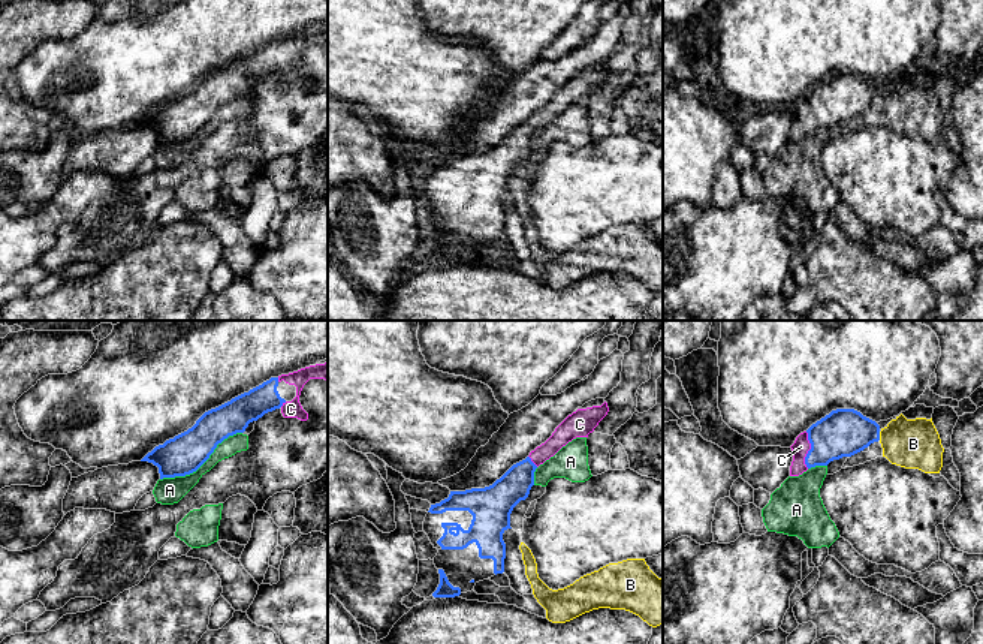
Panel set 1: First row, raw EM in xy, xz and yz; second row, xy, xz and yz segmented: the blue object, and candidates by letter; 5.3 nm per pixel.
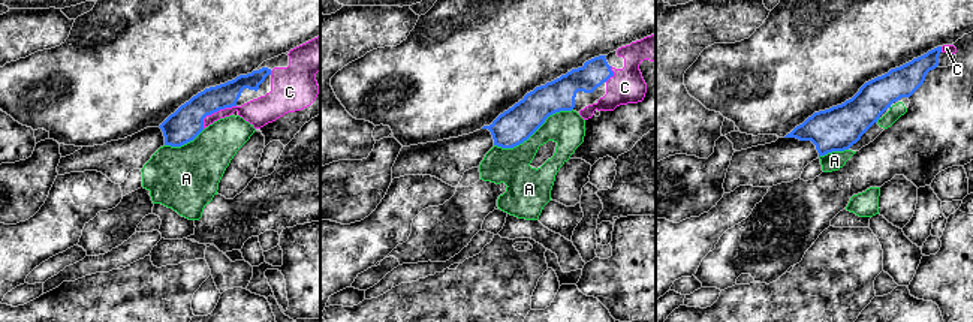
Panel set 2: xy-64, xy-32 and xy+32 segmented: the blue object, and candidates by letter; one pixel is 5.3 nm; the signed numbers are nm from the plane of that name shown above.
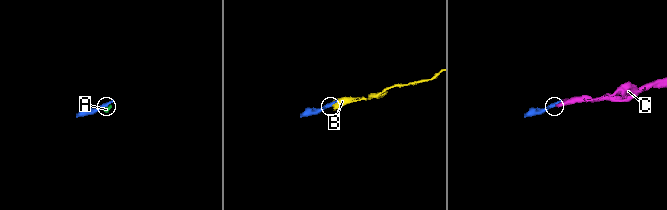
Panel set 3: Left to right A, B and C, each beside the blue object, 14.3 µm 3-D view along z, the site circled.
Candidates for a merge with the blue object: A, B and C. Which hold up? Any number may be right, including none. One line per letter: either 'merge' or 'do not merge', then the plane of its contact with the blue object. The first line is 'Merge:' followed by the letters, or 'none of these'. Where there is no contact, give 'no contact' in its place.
Merge: C
A: do not merge; contact in xy
B: do not merge; contact in yz
C: merge; contact in yz

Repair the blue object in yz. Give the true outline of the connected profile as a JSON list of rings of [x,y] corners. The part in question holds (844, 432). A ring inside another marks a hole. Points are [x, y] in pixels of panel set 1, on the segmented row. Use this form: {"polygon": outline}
{"polygon": [[[836,409],[800,433],[790,446],[790,476],[851,457],[880,440],[880,425],[854,409]]]}

